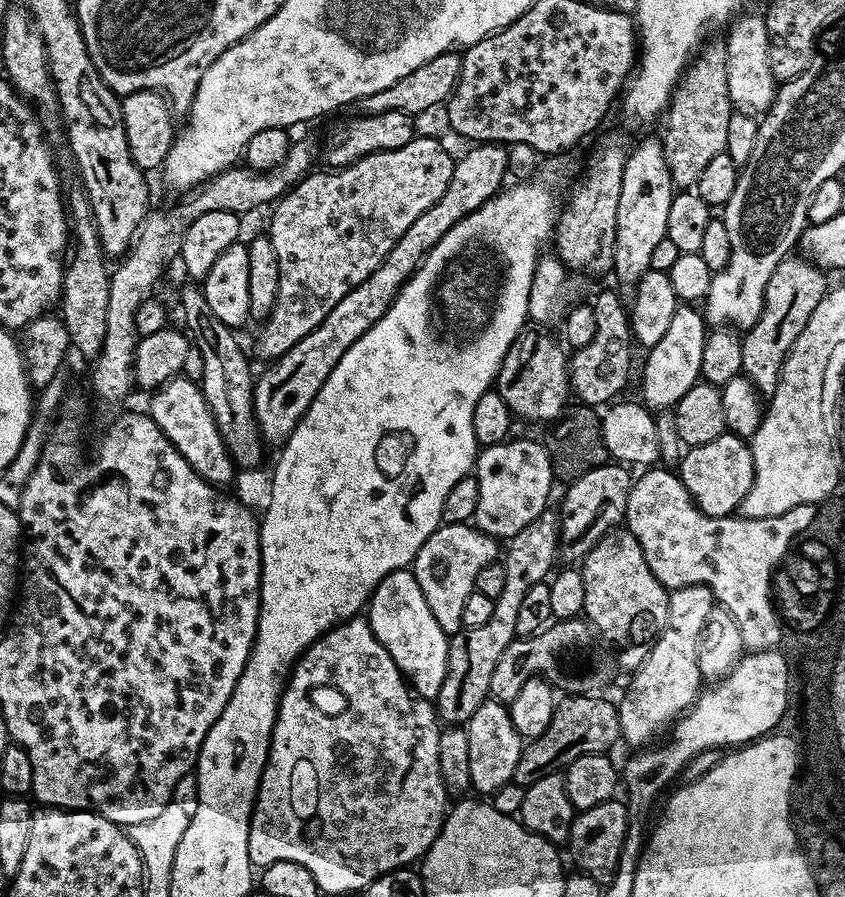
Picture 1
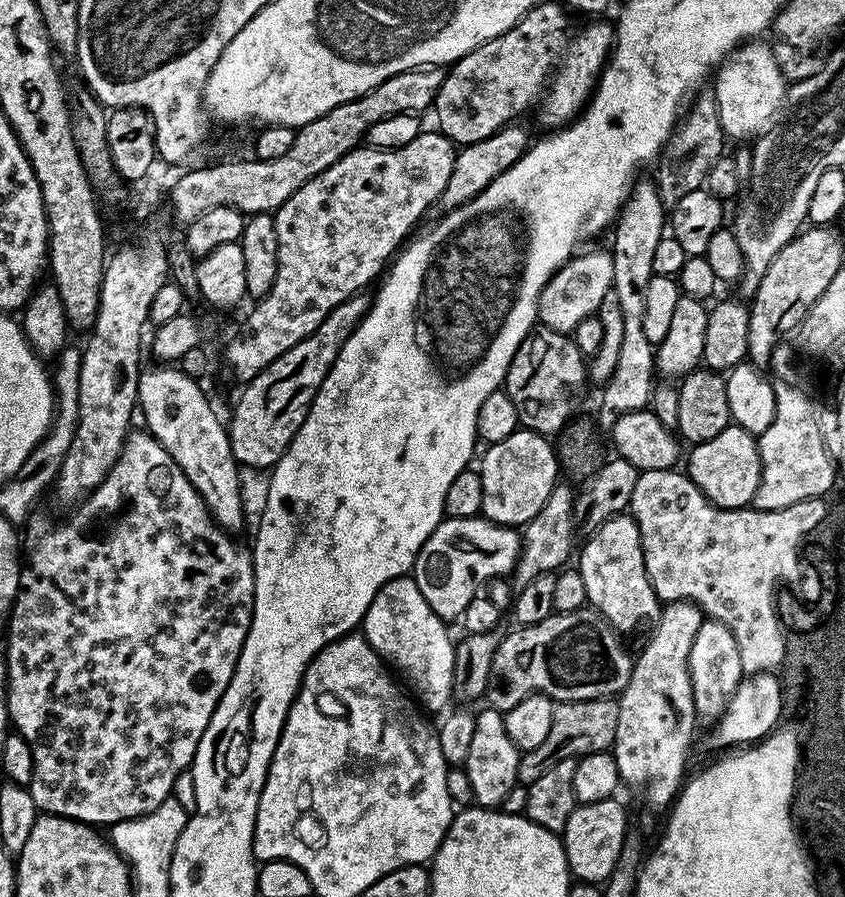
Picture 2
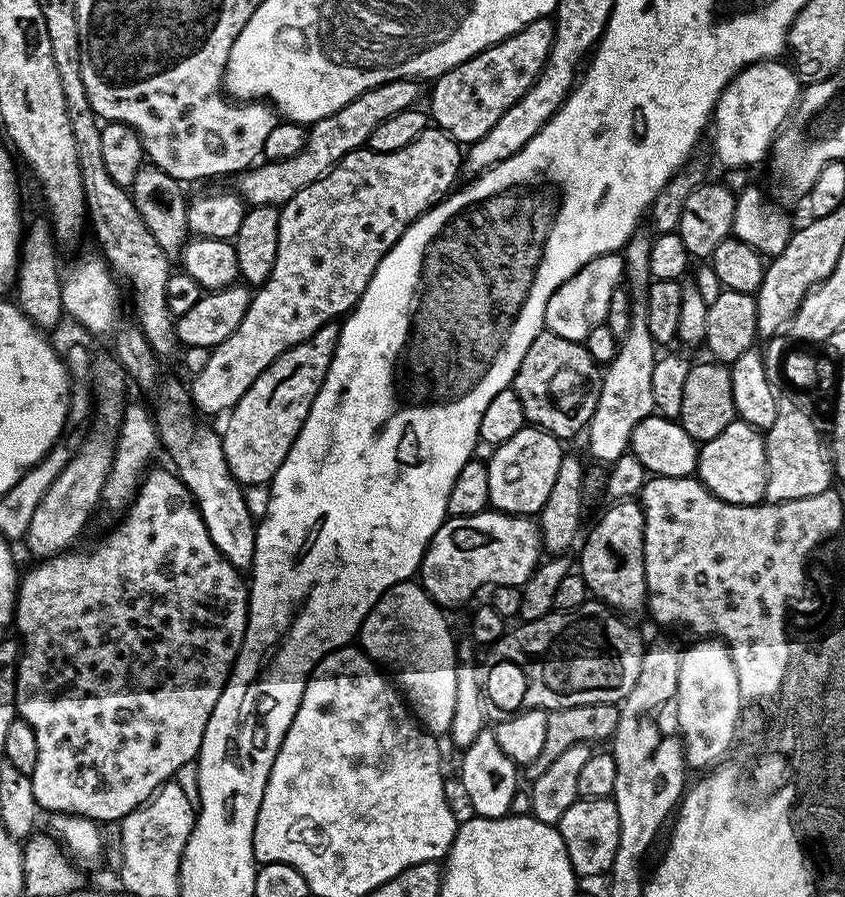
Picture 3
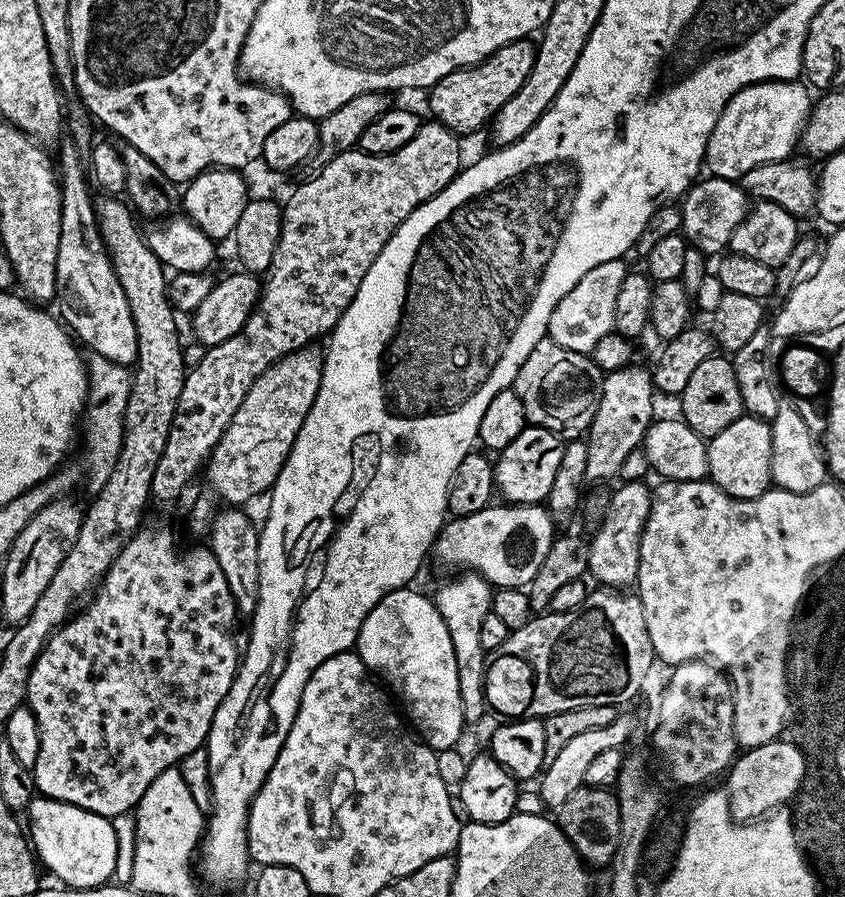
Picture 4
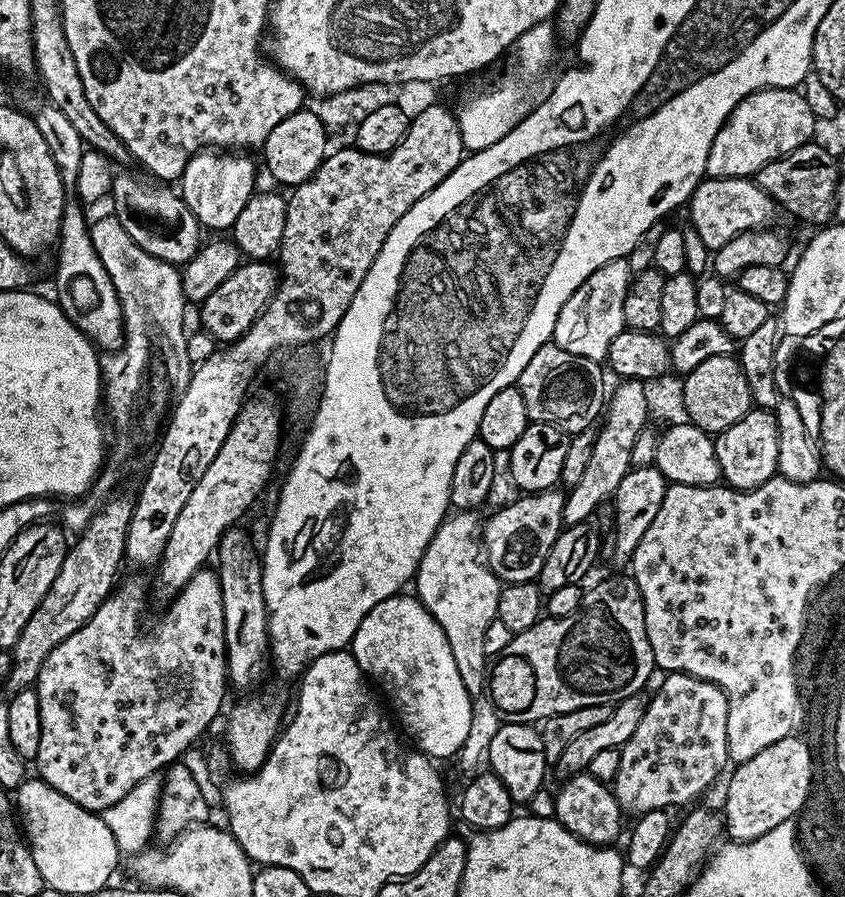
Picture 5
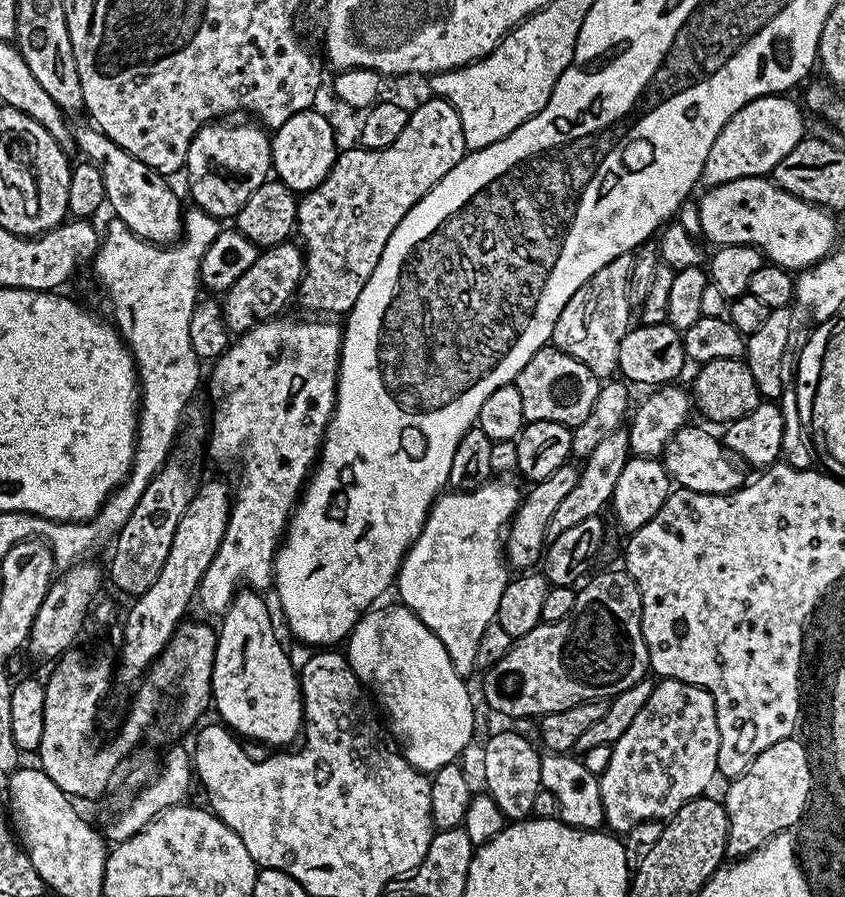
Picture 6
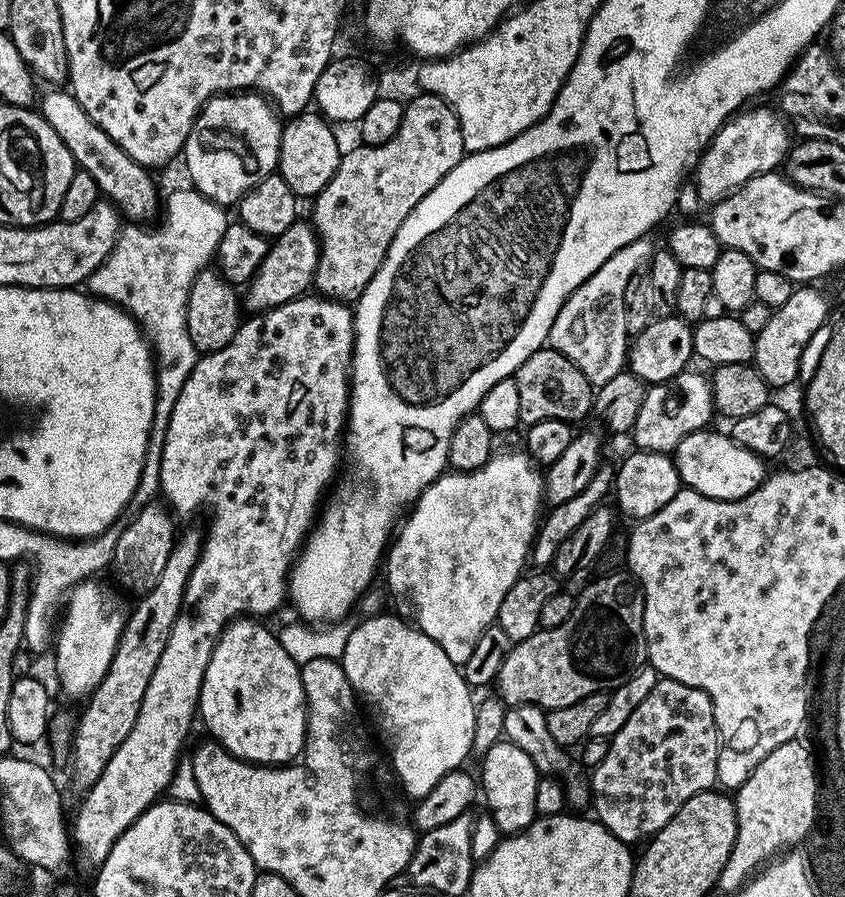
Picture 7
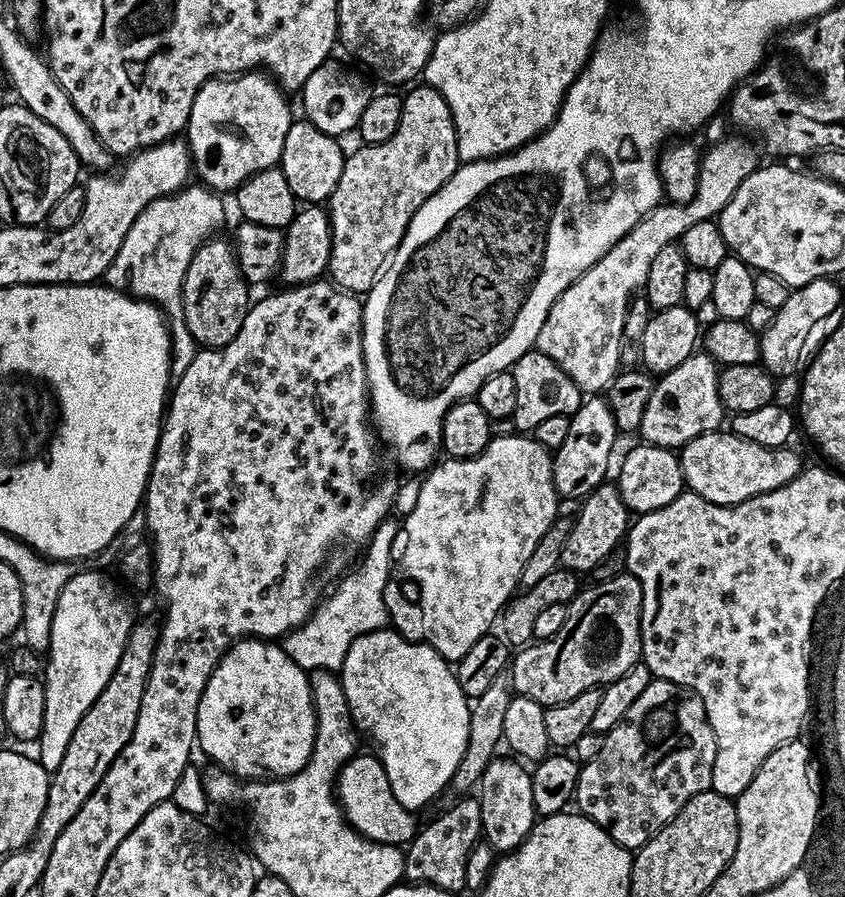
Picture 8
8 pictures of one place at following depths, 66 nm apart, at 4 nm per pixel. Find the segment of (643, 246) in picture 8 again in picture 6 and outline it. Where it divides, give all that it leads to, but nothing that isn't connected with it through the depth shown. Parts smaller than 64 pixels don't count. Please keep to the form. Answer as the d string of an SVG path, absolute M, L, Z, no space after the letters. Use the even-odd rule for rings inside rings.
M788 94L763 96L738 110L726 126L722 126L722 134L714 138L714 146L710 146L710 155L706 158L706 166L702 166L701 181L705 185L725 184L738 178L751 176L767 177L800 140L805 139L804 116L801 105L792 101ZM631 255L619 256L602 266L602 270L598 270L598 274L589 278L572 295L570 302L566 302L552 331L551 343L555 347L590 366L590 370L594 370L594 374L601 378L611 377L617 371L618 346L630 327L628 279L631 273Z

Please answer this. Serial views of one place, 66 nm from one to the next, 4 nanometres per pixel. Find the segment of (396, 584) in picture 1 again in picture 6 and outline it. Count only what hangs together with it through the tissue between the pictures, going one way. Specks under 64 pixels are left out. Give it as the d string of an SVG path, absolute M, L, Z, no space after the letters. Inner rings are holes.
M393 602L389 608L373 607L360 617L346 641L346 655L354 674L374 697L375 703L388 711L392 719L392 732L400 739L404 757L417 772L433 774L440 767L459 761L464 747L474 740L477 731L473 693L468 693L465 677L459 676L446 654L446 646L417 618L409 608Z

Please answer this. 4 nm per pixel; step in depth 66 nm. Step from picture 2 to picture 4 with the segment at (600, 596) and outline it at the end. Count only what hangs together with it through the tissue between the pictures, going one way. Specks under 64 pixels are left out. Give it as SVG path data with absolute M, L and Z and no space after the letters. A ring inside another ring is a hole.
M639 480L621 483L620 489L612 496L612 505L588 546L588 572L596 580L601 580L608 590L628 590L636 583L638 562L640 561L640 539L650 514L652 505L651 487Z

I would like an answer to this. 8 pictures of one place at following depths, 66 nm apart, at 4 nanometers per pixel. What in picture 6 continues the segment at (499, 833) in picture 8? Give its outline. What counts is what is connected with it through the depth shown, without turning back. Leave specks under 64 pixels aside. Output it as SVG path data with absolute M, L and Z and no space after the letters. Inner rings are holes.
M501 730L483 741L486 752L486 792L509 821L526 820L532 816L534 798L540 793L541 749L531 744L520 732Z

